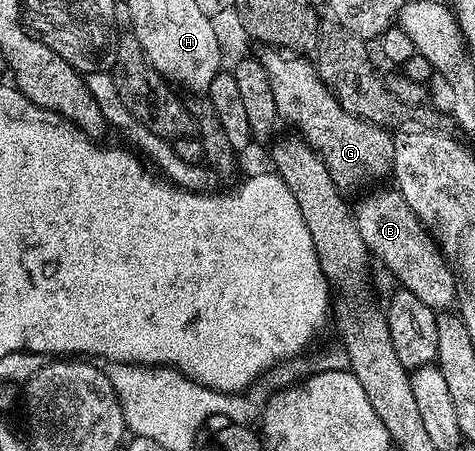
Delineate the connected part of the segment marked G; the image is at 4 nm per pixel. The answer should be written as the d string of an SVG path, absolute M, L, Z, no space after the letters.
M269 50L266 53L266 56L263 56L263 63L269 75L271 90L275 94L278 117L284 123L286 120L287 123L297 127L296 135L306 140L316 150L340 192L343 194L361 192L368 184L373 184L392 173L394 133L390 129L371 124L348 113L337 101L330 85L321 80L316 63L312 59L302 58L297 54L282 54L277 50Z

